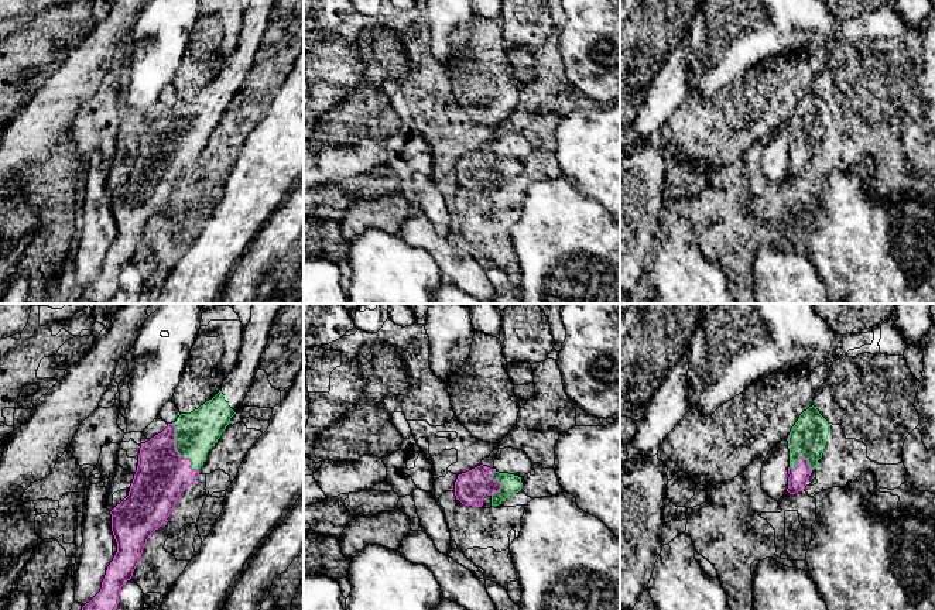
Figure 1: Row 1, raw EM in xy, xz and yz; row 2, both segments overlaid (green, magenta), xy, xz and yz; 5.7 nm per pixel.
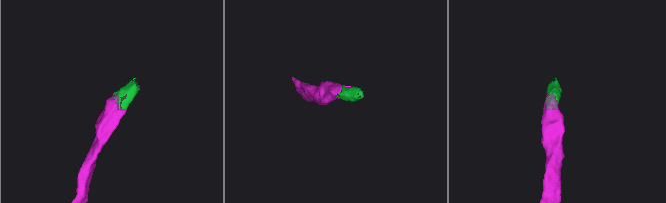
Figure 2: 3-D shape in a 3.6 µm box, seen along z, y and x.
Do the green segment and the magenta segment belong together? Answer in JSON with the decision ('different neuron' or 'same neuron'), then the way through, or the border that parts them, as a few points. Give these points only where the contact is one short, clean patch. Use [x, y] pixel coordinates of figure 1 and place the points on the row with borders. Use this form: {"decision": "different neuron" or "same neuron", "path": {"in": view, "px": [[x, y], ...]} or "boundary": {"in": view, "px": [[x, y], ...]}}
{"decision": "same neuron", "path": {"in": "xy", "px": [[197, 432], [177, 451], [163, 473]]}}

